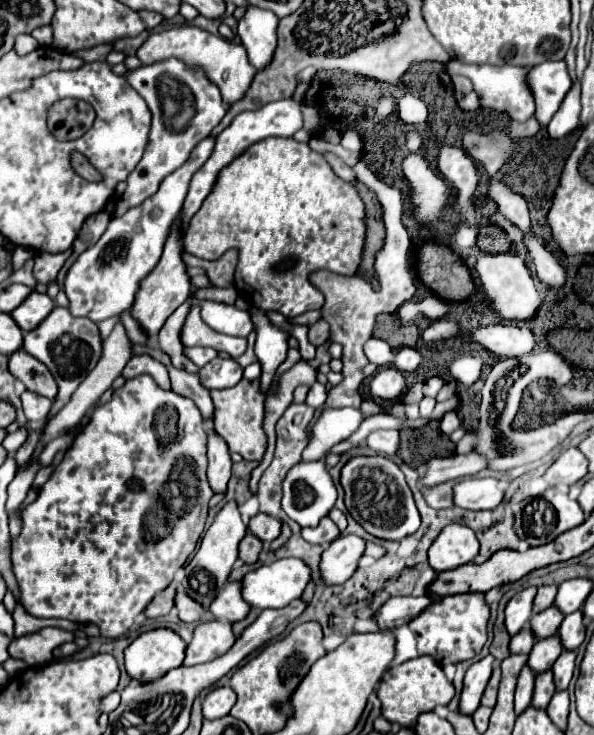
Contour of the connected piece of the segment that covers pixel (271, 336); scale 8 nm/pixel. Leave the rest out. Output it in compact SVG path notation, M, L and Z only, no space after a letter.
M251 308L251 320L255 324L255 330L257 330L257 344L255 344L255 354L261 362L261 368L263 368L263 374L261 374L261 388L267 390L269 384L271 384L271 378L277 370L277 366L285 360L287 356L287 338L289 334L279 330L277 326L273 326L269 322L269 318L257 310L257 308Z

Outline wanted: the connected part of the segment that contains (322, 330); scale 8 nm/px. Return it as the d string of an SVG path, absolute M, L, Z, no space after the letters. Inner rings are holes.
M319 320L315 322L311 328L309 328L309 342L313 346L321 346L325 344L329 338L329 324L325 320Z

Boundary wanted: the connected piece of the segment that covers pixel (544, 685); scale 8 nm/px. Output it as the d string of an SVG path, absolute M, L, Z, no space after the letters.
M551 670L549 672L543 672L535 678L535 692L533 692L533 706L537 710L545 710L549 700L553 698L555 694L555 684L553 684L553 674Z

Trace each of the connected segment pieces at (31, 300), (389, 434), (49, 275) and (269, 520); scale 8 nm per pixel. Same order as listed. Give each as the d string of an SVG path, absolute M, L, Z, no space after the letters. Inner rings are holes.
M31 292L31 296L19 308L15 308L11 316L23 332L29 332L31 328L37 328L37 324L41 324L41 320L45 320L45 316L53 312L53 308L55 302L47 294Z
M377 430L371 432L367 438L367 444L373 452L385 458L395 458L399 450L399 430Z
M71 248L67 252L57 252L57 254L37 252L35 254L35 268L33 268L33 274L35 274L37 282L47 284L47 282L55 280L71 254L73 254Z
M257 514L249 522L249 530L259 540L263 540L267 544L267 542L273 542L281 534L281 520L273 518L273 516L267 516L267 514Z

